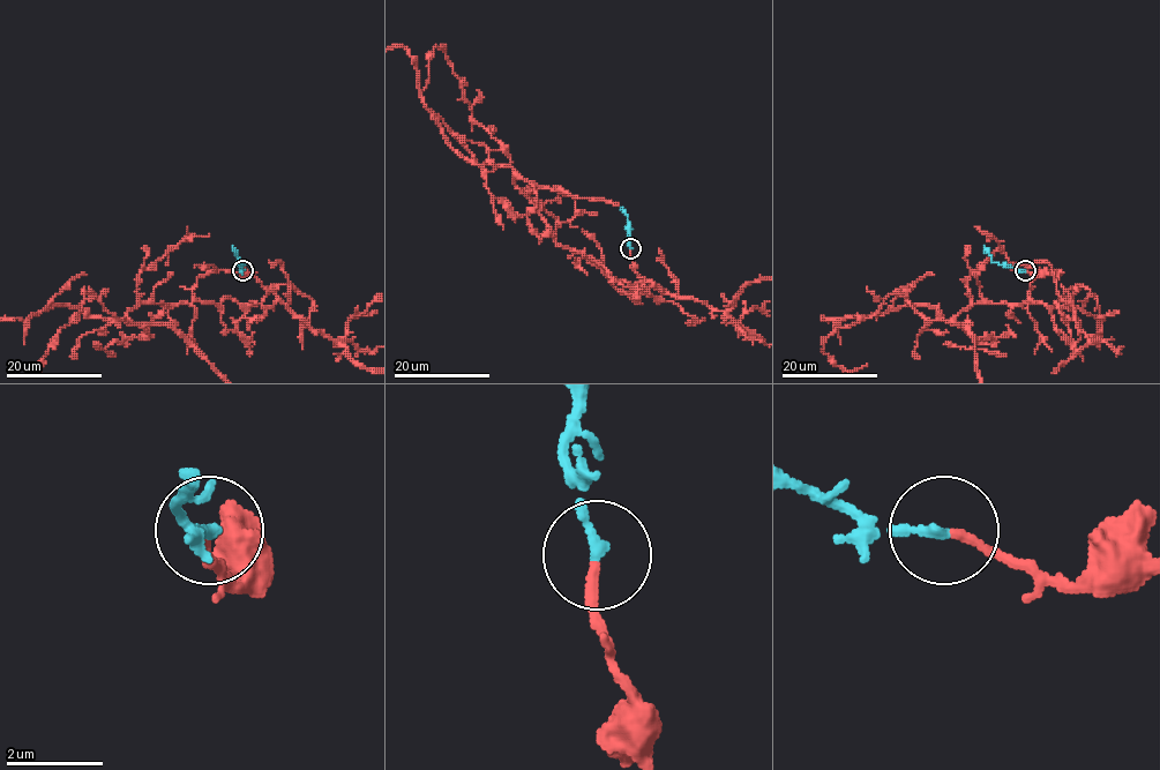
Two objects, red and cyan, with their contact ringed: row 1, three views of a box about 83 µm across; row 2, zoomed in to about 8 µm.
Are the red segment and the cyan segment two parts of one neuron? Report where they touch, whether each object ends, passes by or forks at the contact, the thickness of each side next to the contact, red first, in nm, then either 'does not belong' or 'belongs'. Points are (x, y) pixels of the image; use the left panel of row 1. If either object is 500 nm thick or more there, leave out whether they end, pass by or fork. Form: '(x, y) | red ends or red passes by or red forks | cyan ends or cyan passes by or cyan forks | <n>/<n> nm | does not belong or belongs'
(242, 270) | red ends | cyan ends | 180/220 nm | belongs

